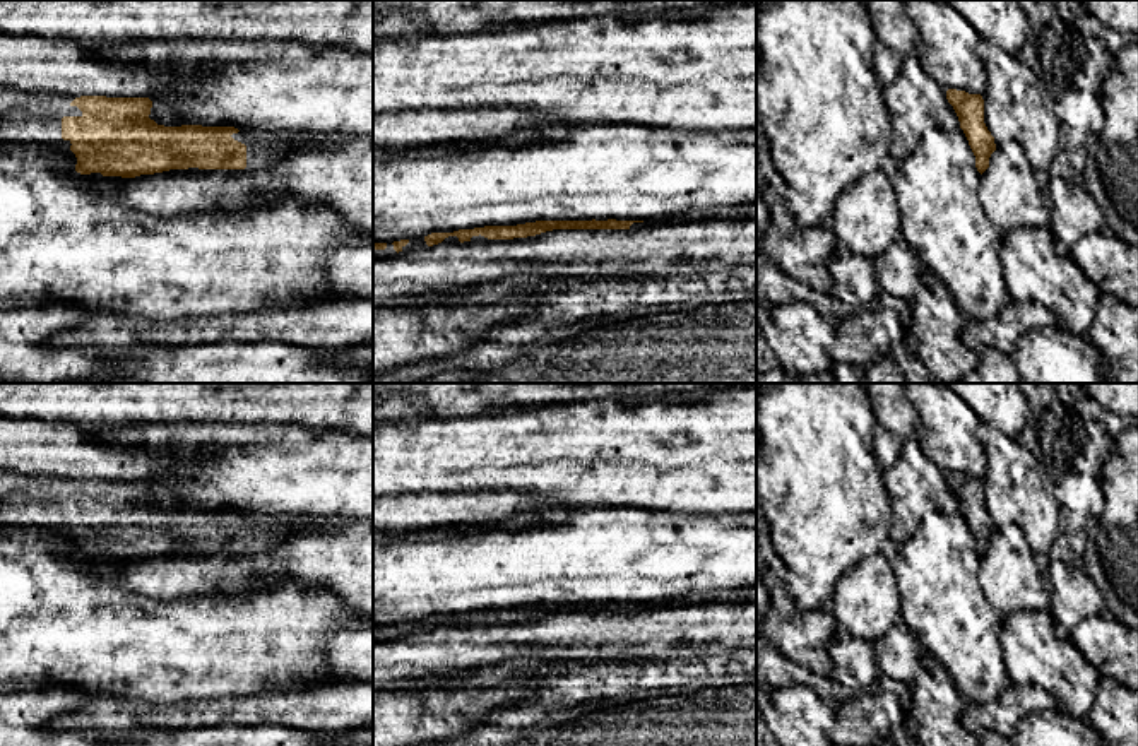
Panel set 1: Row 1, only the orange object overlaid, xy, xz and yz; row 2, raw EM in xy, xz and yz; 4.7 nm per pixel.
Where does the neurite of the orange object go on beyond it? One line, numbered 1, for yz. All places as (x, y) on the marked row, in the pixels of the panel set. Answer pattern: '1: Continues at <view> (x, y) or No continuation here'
1: No continuation here

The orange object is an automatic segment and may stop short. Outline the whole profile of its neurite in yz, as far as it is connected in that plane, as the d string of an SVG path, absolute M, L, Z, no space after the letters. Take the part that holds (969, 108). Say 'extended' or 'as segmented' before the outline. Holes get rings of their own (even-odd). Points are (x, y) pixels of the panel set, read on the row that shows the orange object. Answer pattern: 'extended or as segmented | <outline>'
as segmented | M948 89L946 99L953 106L960 128L975 156L975 168L982 175L989 168L989 157L996 151L994 137L984 123L984 99L981 94Z

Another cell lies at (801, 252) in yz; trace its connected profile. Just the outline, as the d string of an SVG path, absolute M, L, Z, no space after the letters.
M767 192L765 200L770 209L770 228L758 248L787 277L832 294L833 281L827 262L837 245L833 229L797 224L780 195Z

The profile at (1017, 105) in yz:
M981 39L975 46L987 75L984 123L994 144L1016 140L1034 171L1056 171L1061 163L1058 144L1061 121L1056 99L1018 56L1006 53L993 41Z

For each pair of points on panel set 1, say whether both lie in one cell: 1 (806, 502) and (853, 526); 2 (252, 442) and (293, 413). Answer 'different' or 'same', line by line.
1: same
2: different

